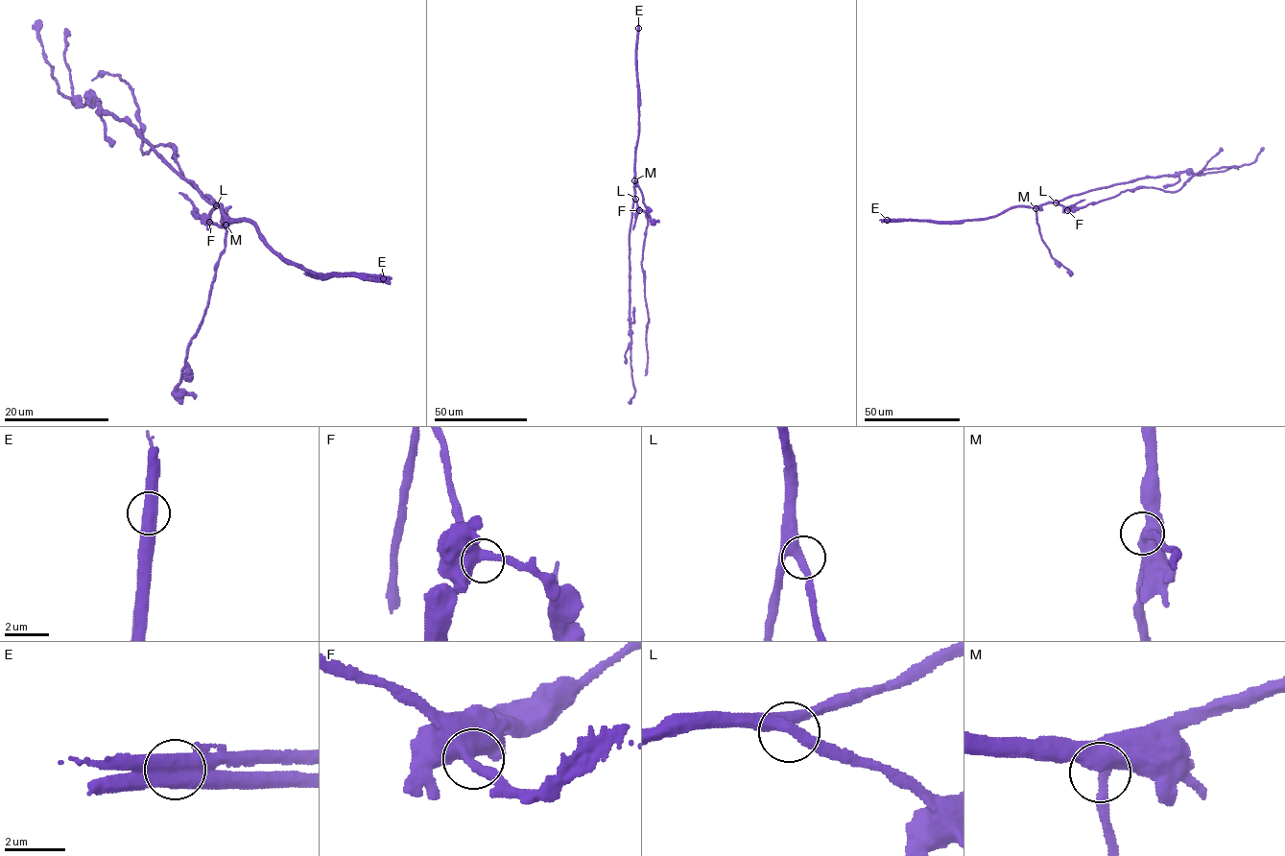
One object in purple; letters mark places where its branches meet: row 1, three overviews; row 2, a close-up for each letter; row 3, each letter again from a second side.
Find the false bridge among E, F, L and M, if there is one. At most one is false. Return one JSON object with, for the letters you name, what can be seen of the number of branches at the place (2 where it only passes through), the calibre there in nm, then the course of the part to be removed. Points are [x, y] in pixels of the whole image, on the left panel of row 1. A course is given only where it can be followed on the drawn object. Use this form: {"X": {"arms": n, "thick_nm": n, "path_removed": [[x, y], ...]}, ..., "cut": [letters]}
{"E": {"arms": 2, "thick_nm": 700, "path_removed": [[383, 279], [340, 273], [325, 277], [304, 273]]}, "cut": ["E"]}

